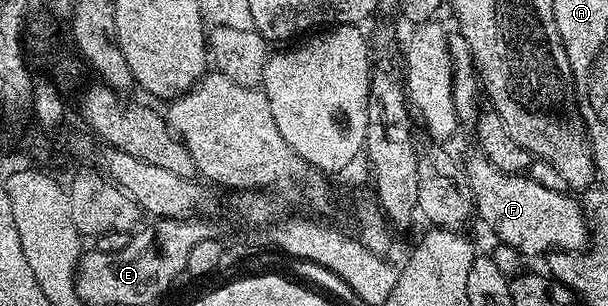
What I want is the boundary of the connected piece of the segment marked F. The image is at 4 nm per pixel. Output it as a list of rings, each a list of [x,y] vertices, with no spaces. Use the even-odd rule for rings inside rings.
[[[474,155],[467,165],[467,180],[473,193],[473,204],[476,216],[485,220],[485,225],[494,233],[496,240],[517,249],[526,258],[536,253],[546,254],[548,251],[581,251],[586,248],[591,237],[591,229],[585,219],[585,210],[580,200],[568,192],[561,193],[560,188],[543,187],[535,178],[520,173],[504,173],[499,171],[489,160],[480,155]]]

